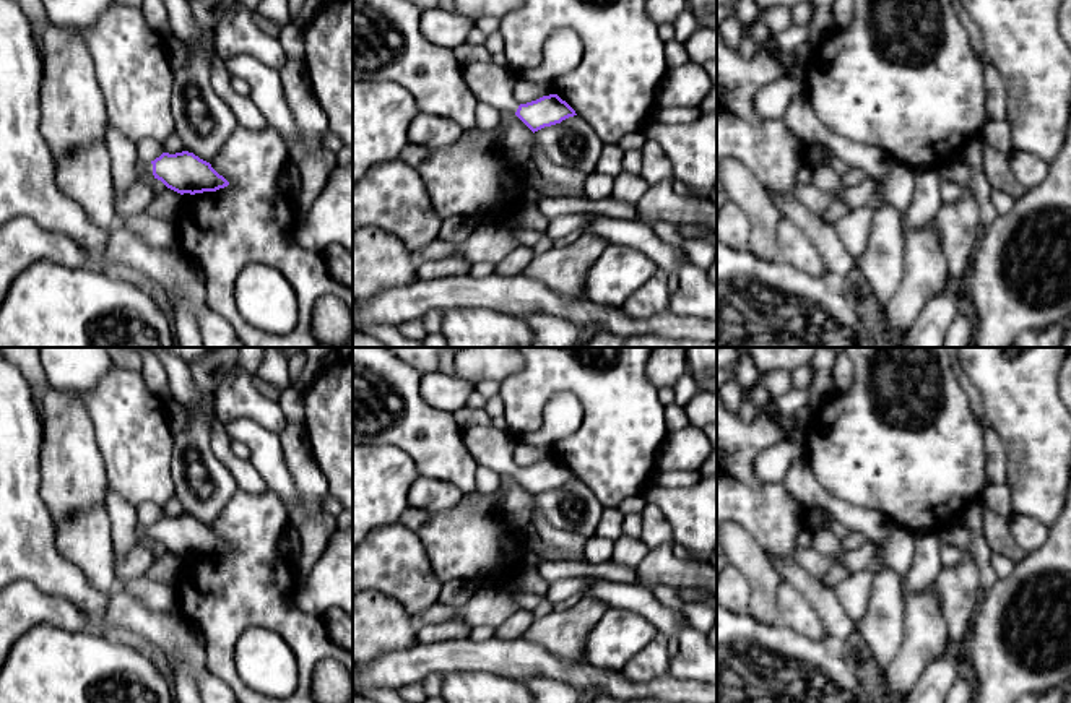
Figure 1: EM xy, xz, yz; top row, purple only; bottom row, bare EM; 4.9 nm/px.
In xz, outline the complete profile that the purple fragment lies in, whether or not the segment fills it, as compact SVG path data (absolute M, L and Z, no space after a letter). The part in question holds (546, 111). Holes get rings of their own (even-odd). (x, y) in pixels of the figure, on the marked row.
M473 62L463 67L463 80L478 102L486 102L502 114L515 114L533 133L577 115L557 94L520 104L514 97L514 75L494 63Z

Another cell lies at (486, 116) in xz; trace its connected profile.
M478 102L475 109L475 119L479 128L489 132L496 128L501 122L499 119L499 109L486 104L486 102Z

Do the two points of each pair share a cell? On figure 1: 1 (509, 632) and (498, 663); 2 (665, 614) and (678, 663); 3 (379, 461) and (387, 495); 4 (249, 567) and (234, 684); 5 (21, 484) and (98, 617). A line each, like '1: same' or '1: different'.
1: different
2: same
3: same
4: same
5: same

